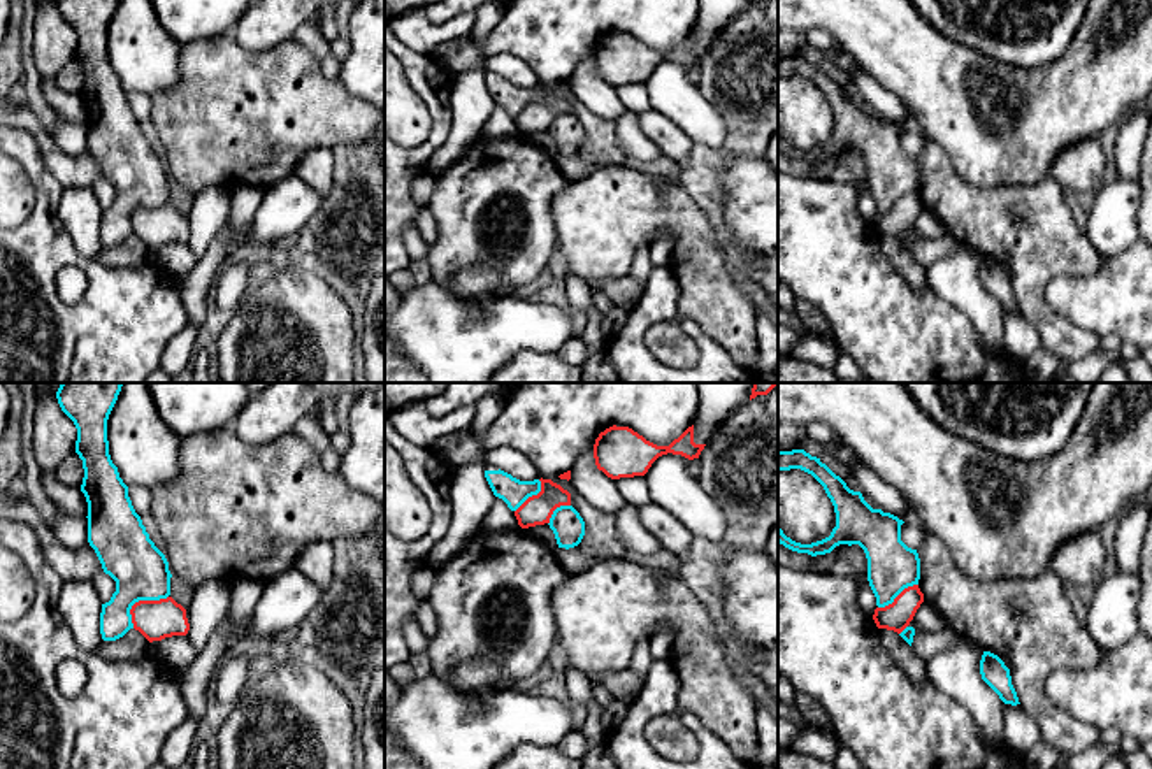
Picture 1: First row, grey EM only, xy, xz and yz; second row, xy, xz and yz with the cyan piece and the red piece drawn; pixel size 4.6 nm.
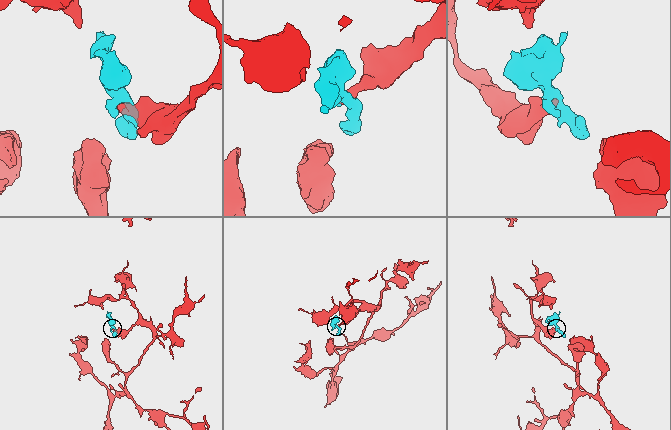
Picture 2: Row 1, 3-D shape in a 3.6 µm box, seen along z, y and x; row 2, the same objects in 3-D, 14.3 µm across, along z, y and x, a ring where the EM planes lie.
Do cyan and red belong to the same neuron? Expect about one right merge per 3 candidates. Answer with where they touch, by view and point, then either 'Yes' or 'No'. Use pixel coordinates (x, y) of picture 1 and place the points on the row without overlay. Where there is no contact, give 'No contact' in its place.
Touches cyan at xy (139, 206). No

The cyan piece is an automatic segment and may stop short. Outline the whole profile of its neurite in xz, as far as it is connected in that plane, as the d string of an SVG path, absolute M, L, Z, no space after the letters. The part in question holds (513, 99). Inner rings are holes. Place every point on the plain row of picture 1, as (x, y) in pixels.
M485 77L485 84L495 104L502 105L511 118L516 118L529 104L541 98L541 88L520 88L504 77Z

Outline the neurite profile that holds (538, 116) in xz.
M539 86L541 98L529 104L515 123L522 135L550 130L553 118L560 112L571 112L571 100L551 86Z

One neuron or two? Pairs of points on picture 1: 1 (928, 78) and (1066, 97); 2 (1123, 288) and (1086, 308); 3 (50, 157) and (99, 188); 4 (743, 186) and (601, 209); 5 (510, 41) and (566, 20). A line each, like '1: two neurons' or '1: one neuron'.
1: one neuron
2: one neuron
3: two neurons
4: two neurons
5: one neuron

